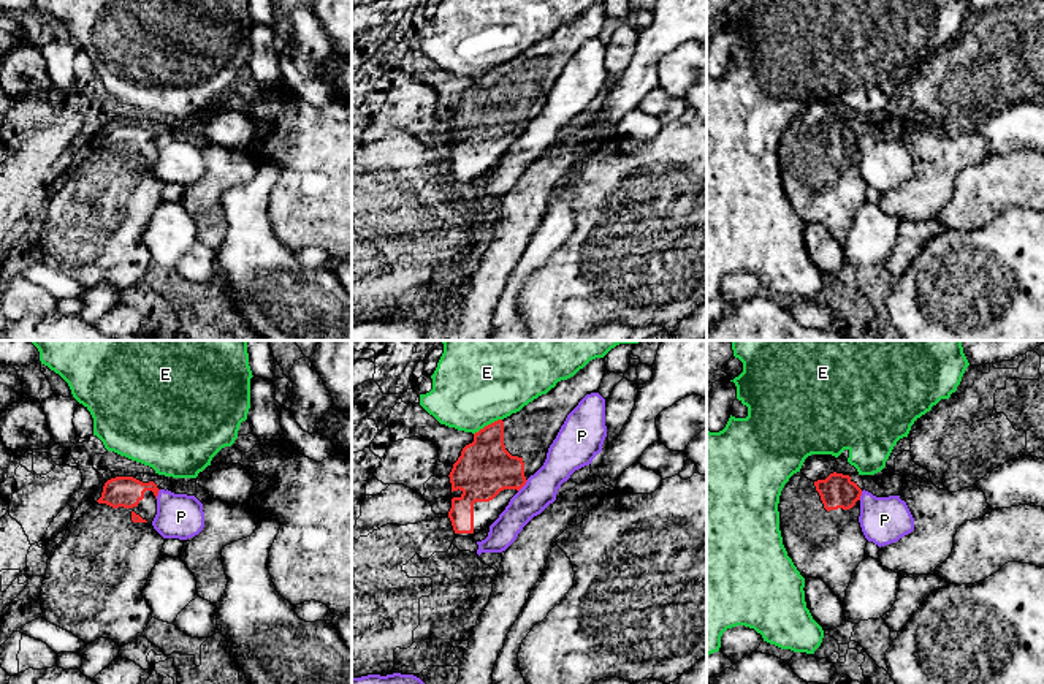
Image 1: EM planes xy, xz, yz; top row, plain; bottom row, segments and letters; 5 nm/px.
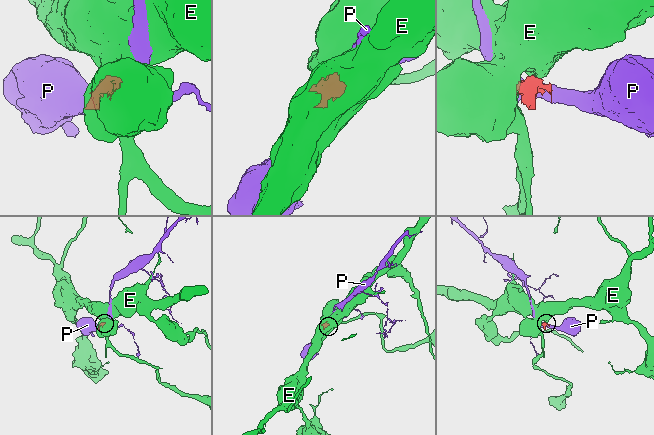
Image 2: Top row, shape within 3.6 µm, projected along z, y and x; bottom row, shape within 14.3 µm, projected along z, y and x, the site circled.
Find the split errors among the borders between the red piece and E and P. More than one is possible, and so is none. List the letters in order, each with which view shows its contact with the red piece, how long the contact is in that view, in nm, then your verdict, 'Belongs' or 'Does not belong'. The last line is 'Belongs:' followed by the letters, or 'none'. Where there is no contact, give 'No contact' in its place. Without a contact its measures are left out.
E: Touches red in xz. Shared border 170 nm. Does not belong
P: Touches red in xz. Shared border 80 nm. Does not belong
Belongs: none

